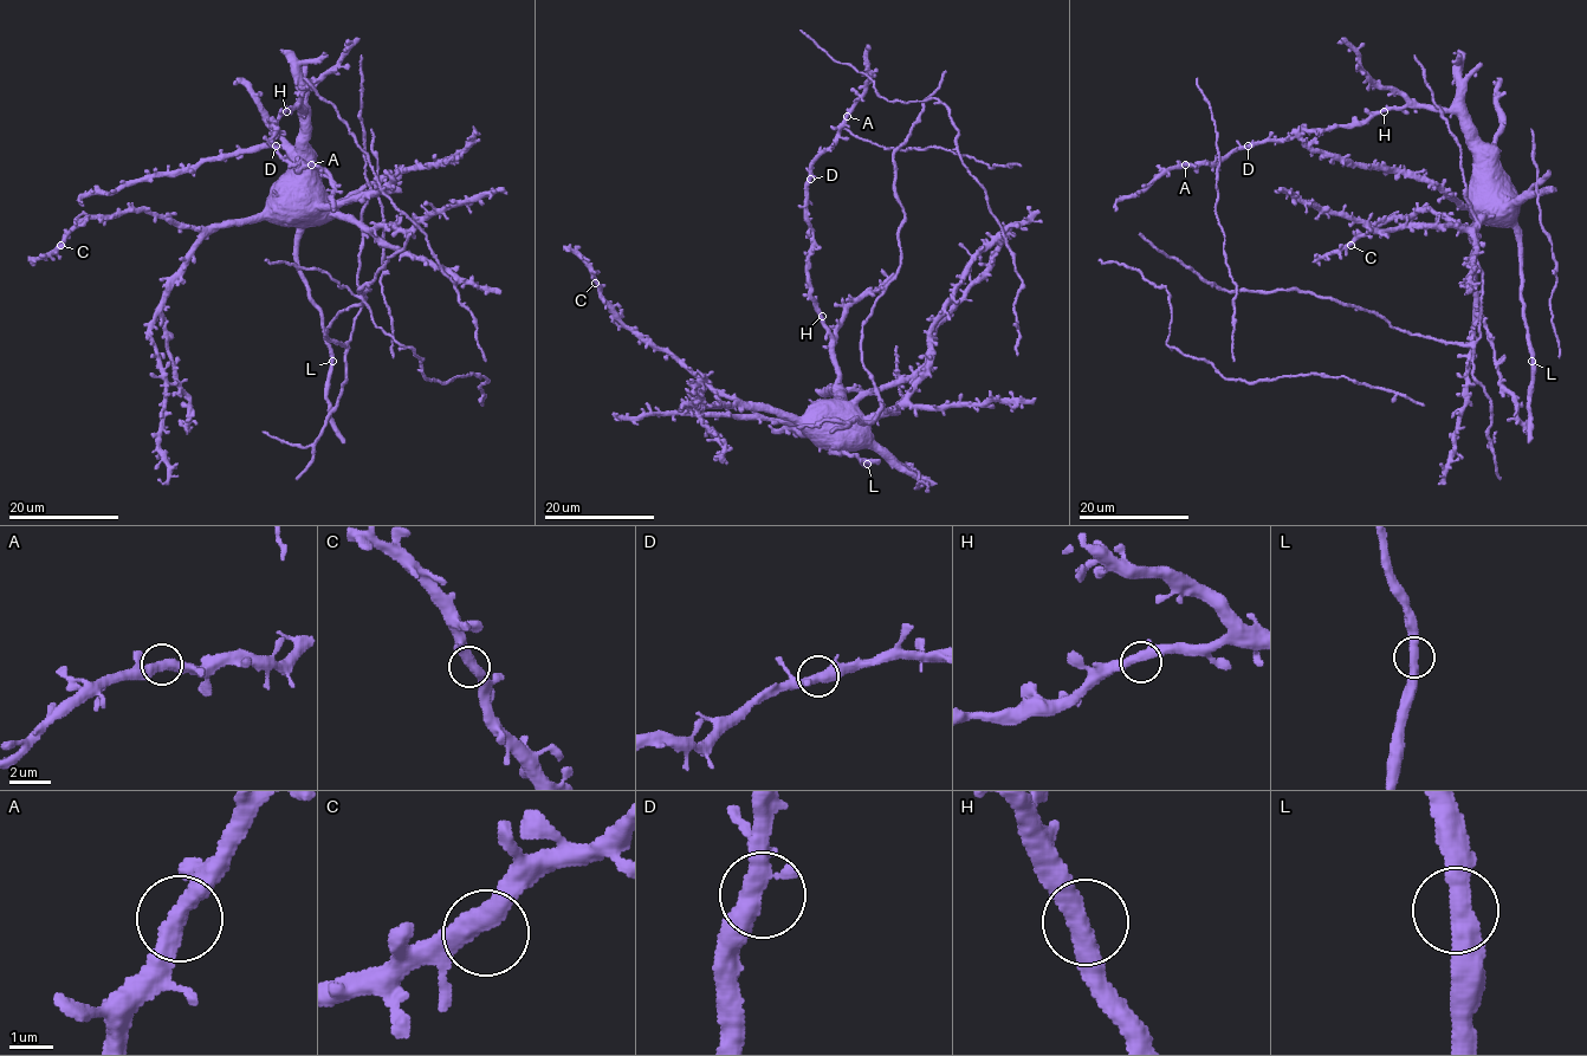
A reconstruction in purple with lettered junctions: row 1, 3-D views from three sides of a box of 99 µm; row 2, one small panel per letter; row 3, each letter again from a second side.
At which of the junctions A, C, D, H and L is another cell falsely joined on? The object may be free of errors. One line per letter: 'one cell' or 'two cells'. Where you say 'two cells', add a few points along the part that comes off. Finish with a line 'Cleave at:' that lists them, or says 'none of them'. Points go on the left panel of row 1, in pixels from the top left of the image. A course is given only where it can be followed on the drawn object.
A: one cell
C: one cell
D: one cell
H: one cell
L: one cell
Cleave at: none of them

